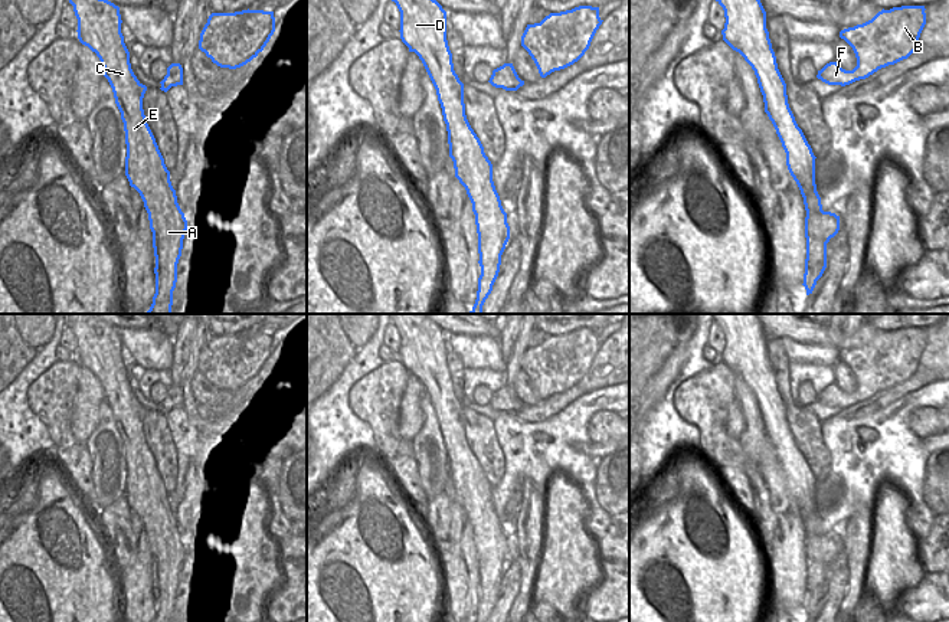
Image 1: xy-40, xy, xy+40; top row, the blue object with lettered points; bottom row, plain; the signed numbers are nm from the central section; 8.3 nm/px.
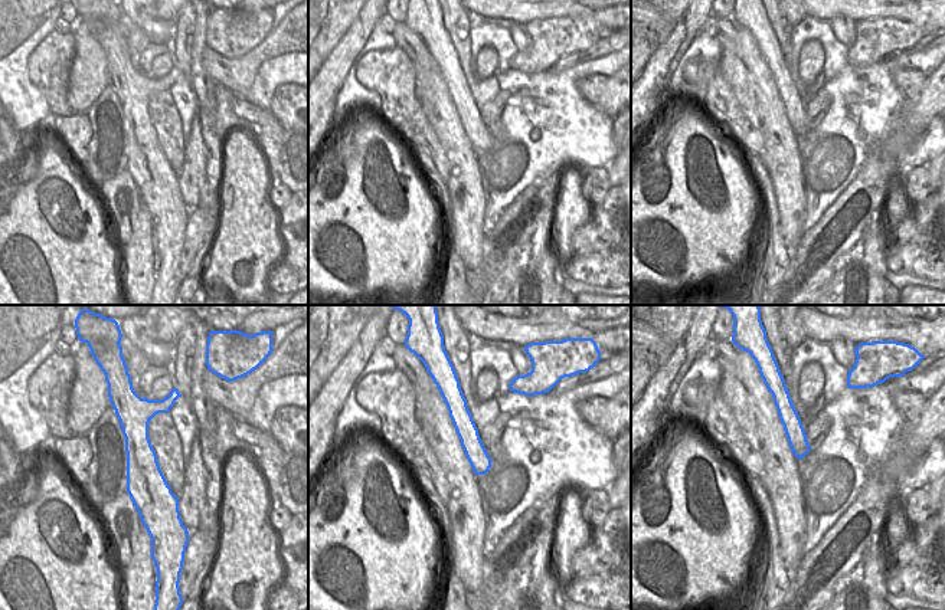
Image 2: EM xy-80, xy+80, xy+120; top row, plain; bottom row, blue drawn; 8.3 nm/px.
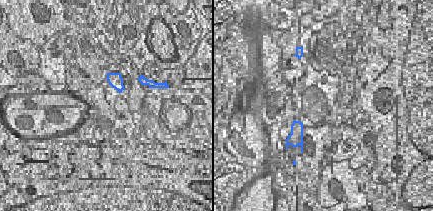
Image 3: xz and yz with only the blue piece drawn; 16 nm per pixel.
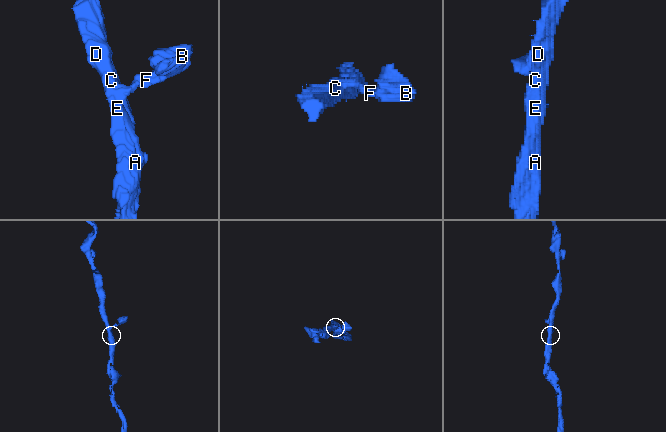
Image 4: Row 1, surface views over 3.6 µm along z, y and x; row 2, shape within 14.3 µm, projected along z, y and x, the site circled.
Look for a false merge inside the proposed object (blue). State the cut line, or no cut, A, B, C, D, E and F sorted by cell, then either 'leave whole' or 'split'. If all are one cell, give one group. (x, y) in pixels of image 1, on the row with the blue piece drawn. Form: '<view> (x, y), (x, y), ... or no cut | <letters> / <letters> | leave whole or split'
no cut | A B C D E F | leave whole

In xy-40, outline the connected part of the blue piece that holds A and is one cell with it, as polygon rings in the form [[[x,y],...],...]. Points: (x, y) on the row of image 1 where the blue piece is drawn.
[[[69,0],[78,19],[78,39],[96,53],[124,122],[125,176],[148,213],[156,256],[156,294],[147,314],[171,314],[177,263],[187,220],[181,212],[170,171],[147,124],[143,98],[147,86],[134,75],[121,33],[120,7],[108,0]]]

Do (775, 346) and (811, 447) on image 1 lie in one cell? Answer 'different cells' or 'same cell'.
same cell

